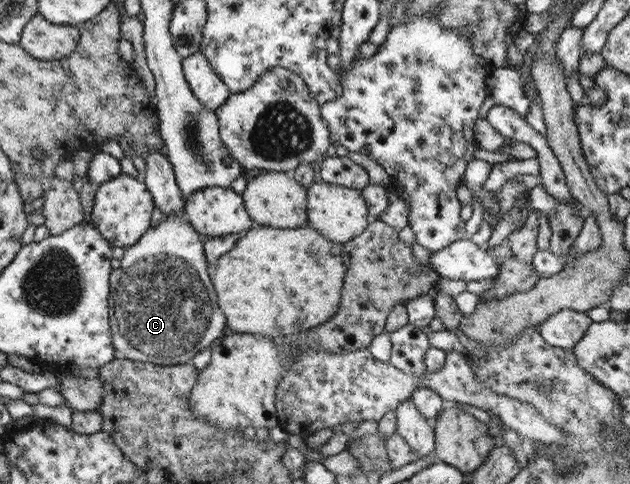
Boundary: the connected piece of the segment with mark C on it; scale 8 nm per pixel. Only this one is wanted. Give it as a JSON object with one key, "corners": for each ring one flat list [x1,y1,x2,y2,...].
{"corners":[[180,209,180,213,176,213,176,215,170,215,170,217,168,217,168,215,164,215,160,220,160,223,156,224,154,227,148,227,136,243,129,247,125,247,126,251,124,251,124,255,119,258,120,265,118,266,118,269,110,272,110,293,108,293,108,299,106,299,109,314,108,322,110,322,112,334,111,346,114,351,121,351,126,359,130,361,163,366,180,365,183,363,190,363,190,360,197,354,197,352,209,348,210,344,212,344,212,342,214,342,214,340,222,334,222,330,224,330,224,326,226,326,226,320,224,316,222,316,223,312,220,312,220,308,218,308,216,294,214,294,213,284,211,283,211,271,207,268,207,256,204,254,204,239,205,238,202,238,201,235,192,229,192,225,188,223,185,212,183,209]]}

